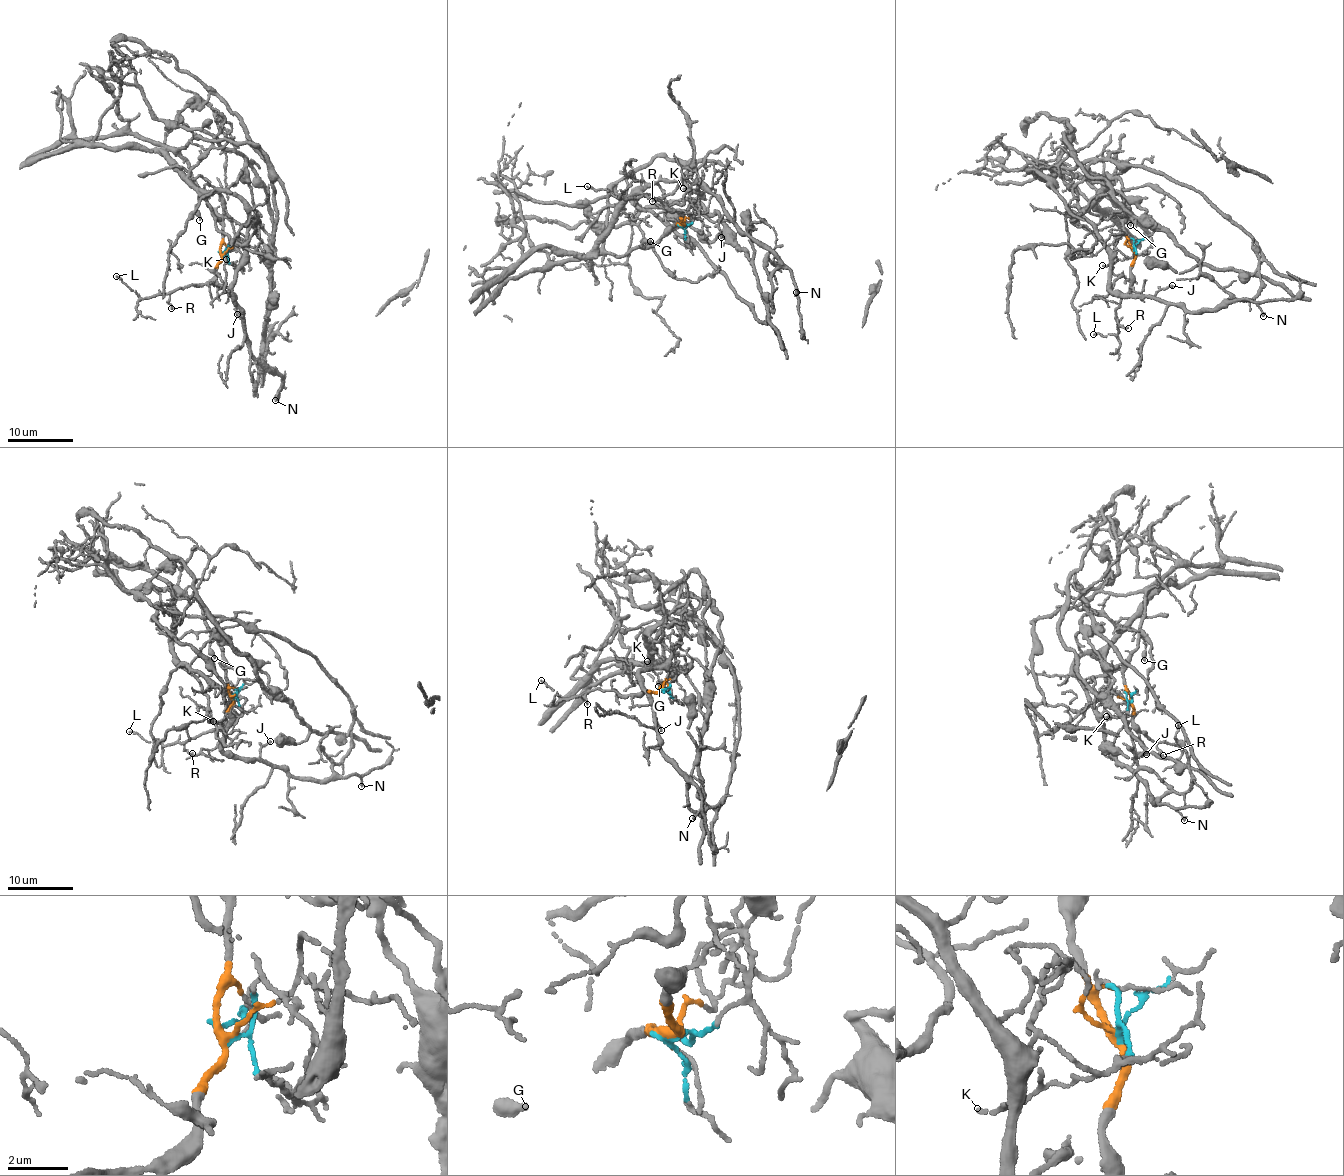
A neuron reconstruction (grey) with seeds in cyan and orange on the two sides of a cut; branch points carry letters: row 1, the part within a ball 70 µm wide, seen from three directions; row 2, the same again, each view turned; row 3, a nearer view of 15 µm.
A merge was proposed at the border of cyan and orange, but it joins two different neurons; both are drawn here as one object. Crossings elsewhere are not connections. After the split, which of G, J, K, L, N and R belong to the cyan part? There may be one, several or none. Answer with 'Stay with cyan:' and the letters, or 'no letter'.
Stay with cyan: J, K, N

